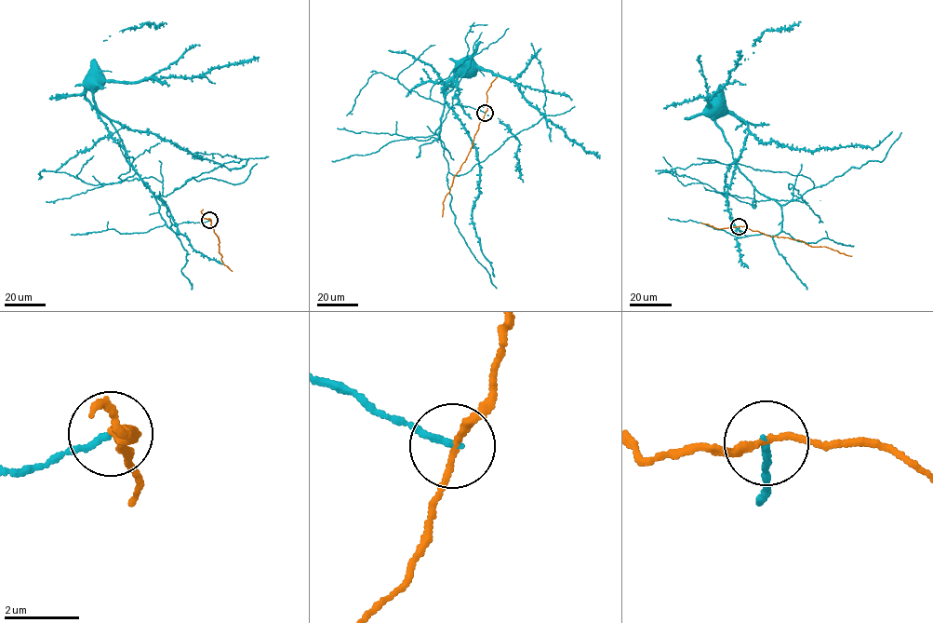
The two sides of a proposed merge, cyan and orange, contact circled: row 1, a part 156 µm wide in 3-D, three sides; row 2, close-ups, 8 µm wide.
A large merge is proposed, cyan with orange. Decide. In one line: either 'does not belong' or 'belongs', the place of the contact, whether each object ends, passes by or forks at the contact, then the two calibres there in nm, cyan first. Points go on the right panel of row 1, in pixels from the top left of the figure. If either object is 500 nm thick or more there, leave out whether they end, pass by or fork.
does not belong; at (739, 226); cyan ends there; orange passes by; 160 nm thick on the cyan side, 160 nm on the other

